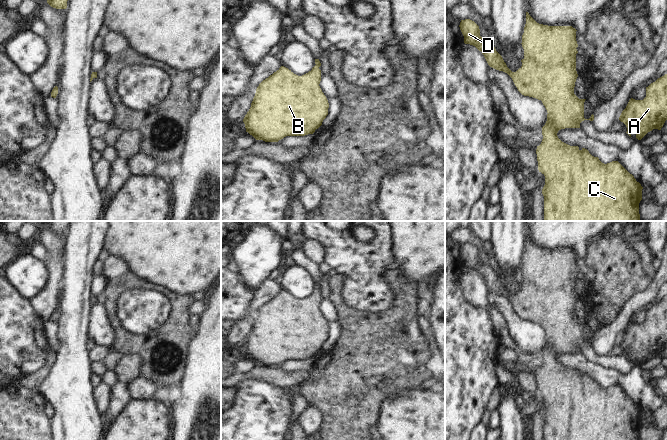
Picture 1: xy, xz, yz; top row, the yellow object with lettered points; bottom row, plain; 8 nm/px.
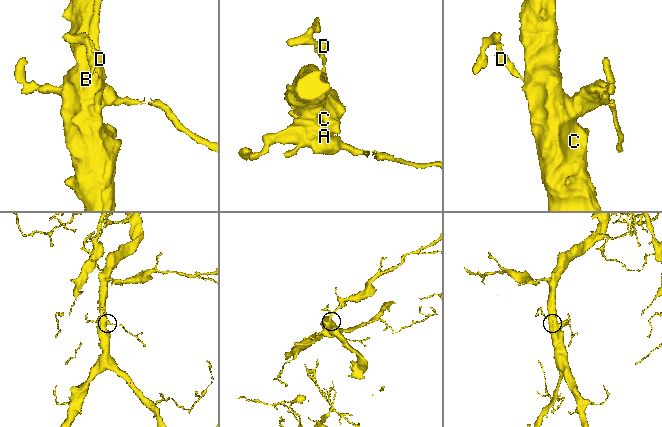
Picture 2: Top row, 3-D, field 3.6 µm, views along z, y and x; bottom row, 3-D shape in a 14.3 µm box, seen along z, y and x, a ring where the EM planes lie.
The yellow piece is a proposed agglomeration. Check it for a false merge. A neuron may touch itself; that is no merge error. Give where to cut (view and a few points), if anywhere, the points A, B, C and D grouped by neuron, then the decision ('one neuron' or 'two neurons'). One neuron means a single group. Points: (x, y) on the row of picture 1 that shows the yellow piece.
no cut | A B C D | one neuron

